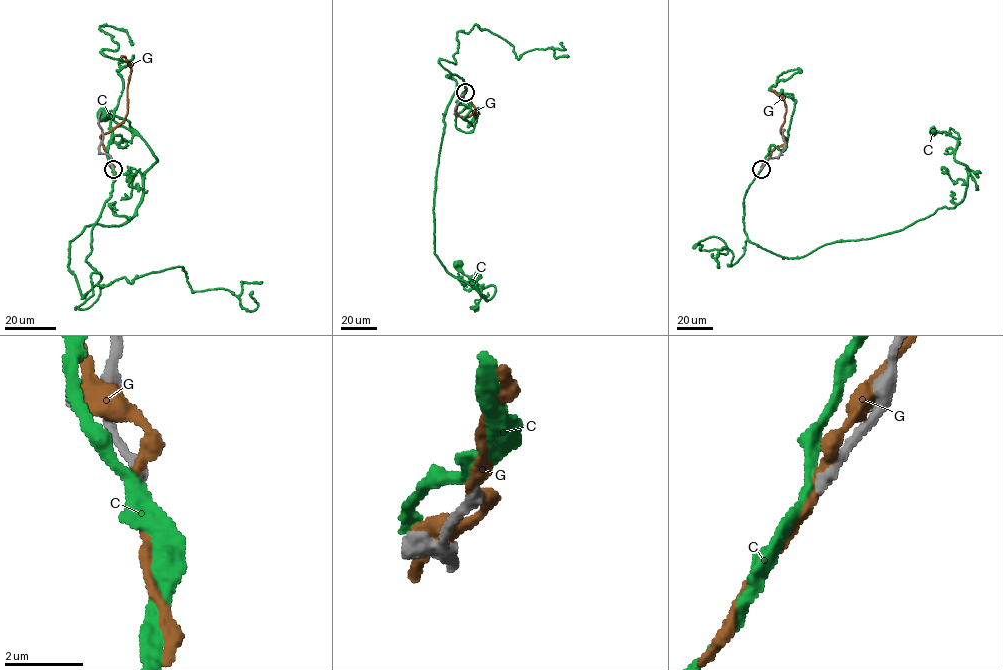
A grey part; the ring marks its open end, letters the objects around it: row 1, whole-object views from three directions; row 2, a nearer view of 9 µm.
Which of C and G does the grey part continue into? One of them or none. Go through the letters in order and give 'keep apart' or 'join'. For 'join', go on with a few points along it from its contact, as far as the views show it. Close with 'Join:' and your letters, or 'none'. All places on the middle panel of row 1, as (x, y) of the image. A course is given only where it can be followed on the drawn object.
C: keep apart
G: keep apart
Join: none

